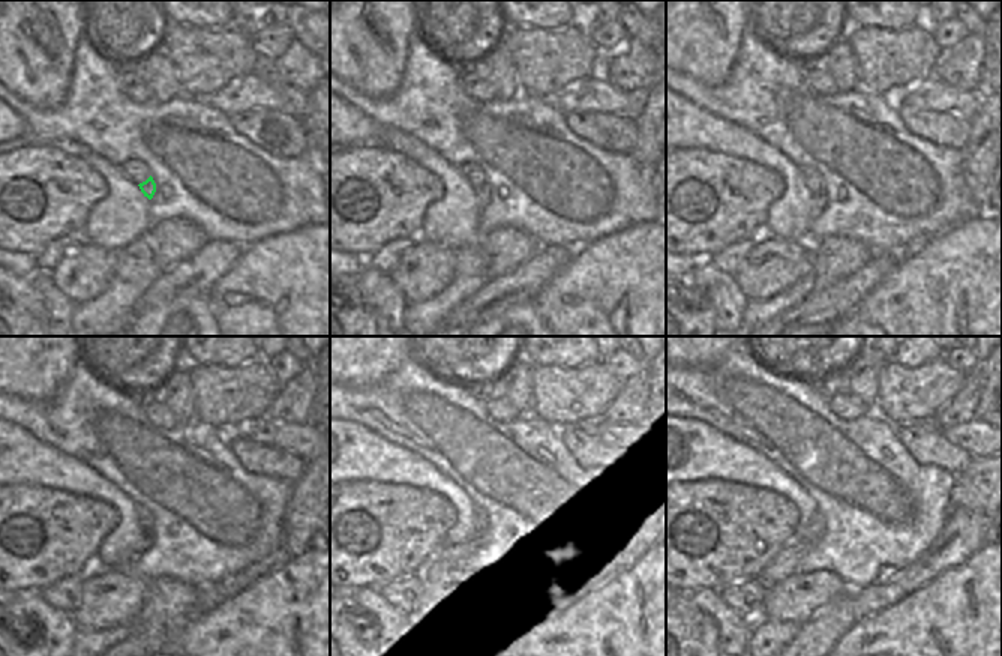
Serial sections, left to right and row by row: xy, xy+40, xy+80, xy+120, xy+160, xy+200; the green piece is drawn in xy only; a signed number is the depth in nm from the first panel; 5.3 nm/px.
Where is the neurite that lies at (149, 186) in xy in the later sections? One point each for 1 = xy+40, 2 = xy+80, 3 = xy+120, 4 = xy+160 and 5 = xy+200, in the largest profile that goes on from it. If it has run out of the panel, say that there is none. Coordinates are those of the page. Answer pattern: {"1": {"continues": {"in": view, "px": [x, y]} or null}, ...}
{"1": {"continues": {"in": "xy+40", "px": [483, 191]}}, "2": {"continues": {"in": "xy+80", "px": [818, 198]}}, "3": {"continues": {"in": "xy+120", "px": [144, 541]}}, "4": {"continues": {"in": "xy+160", "px": [450, 560]}}, "5": {"continues": {"in": "xy+200", "px": [785, 565]}}}

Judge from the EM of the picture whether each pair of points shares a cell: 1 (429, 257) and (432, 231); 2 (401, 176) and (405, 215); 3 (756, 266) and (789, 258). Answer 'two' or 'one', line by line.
1: two
2: one
3: one

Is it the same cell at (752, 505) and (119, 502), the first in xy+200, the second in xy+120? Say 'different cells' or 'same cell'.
different cells

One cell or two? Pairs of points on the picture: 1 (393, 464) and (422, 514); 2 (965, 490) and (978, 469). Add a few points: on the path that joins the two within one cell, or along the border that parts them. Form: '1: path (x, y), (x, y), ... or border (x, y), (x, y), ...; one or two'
1: border (371, 481), (423, 487), (438, 494); two
2: path (969, 485), (978, 473); one

